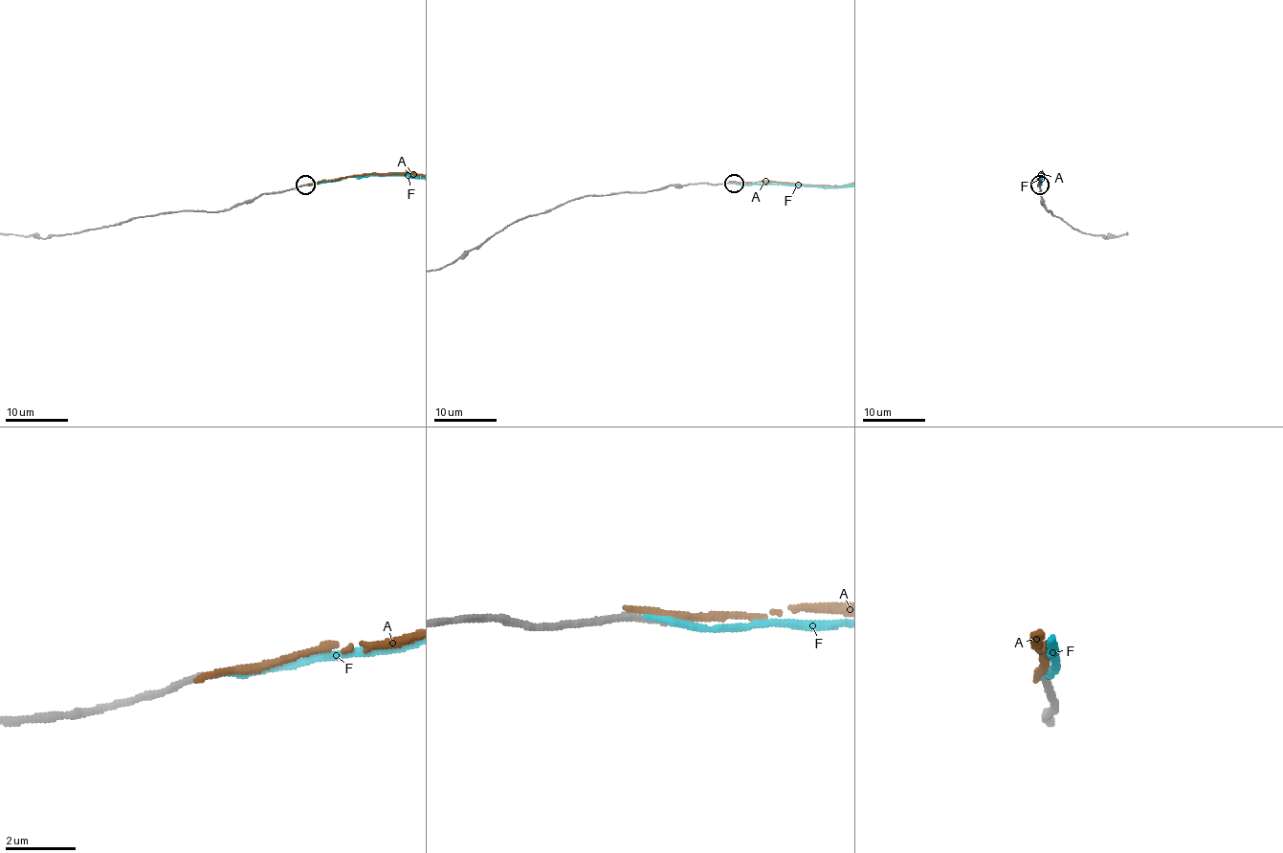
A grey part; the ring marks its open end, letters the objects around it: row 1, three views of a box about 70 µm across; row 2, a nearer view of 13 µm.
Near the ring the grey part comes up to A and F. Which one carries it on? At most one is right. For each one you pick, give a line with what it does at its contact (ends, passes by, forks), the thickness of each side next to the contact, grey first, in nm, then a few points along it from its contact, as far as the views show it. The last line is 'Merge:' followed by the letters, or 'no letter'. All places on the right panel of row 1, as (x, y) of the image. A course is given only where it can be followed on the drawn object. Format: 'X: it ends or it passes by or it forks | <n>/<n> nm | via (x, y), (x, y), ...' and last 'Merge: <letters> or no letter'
F: it ends | 180/200 nm
Merge: F

